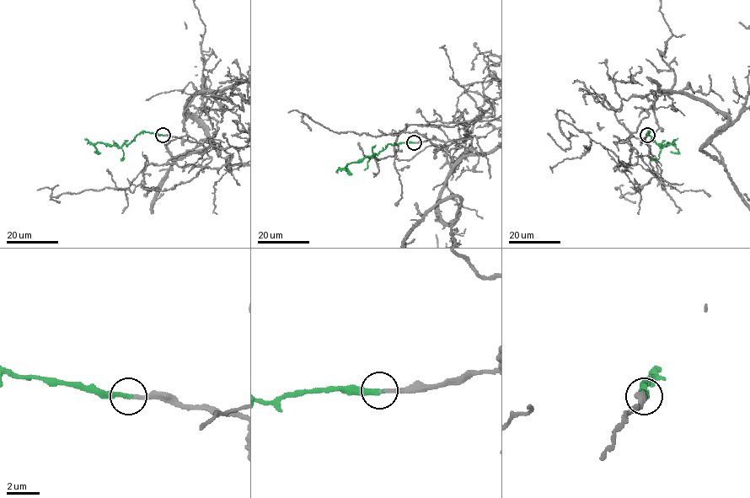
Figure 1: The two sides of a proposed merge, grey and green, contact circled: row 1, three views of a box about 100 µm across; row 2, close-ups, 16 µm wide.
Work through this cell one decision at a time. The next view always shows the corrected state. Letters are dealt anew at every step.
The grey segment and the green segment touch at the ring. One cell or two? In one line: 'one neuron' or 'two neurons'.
one neuron

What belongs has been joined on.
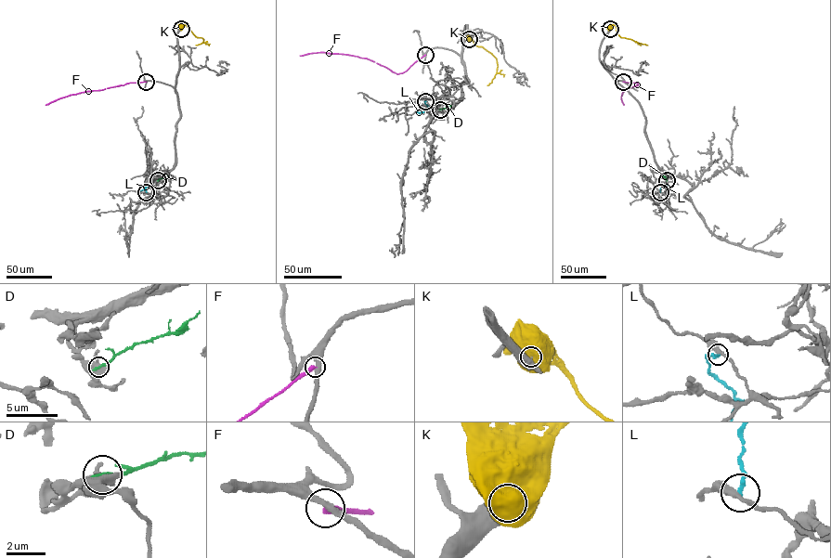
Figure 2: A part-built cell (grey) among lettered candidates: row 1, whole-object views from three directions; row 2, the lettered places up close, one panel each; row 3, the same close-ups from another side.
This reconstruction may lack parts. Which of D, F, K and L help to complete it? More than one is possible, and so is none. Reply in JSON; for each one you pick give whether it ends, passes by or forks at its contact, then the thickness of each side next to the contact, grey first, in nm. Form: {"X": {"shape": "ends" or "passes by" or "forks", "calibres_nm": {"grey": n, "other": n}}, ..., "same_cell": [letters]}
{"same_cell": []}

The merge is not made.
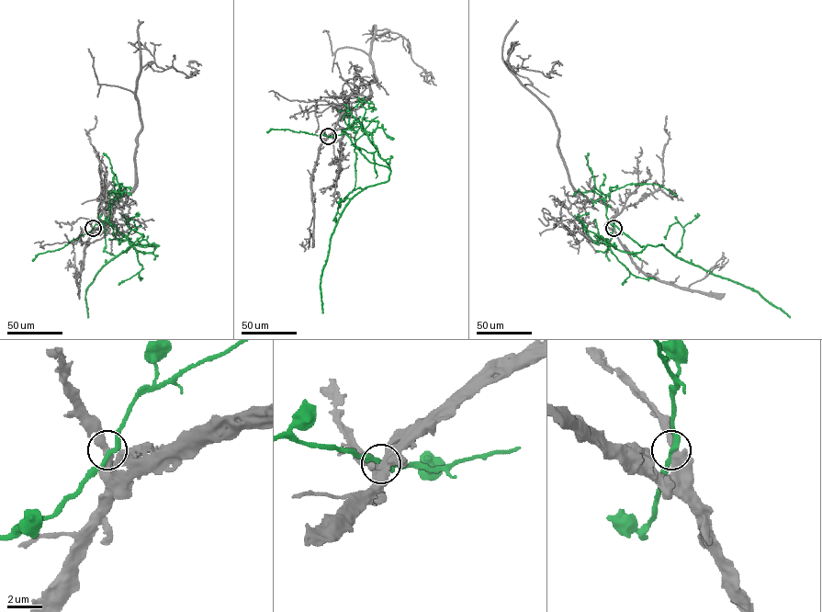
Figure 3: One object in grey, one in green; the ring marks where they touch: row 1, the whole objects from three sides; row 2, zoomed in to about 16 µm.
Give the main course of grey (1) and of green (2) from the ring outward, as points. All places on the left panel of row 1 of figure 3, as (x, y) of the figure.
1: (93, 228), (109, 223), (101, 203), (134, 185), (140, 70), (152, 62), (190, 77), (189, 62), (201, 65)
2: (93, 228), (106, 220), (136, 245), (155, 244), (131, 246), (99, 270), (86, 290), (88, 318)

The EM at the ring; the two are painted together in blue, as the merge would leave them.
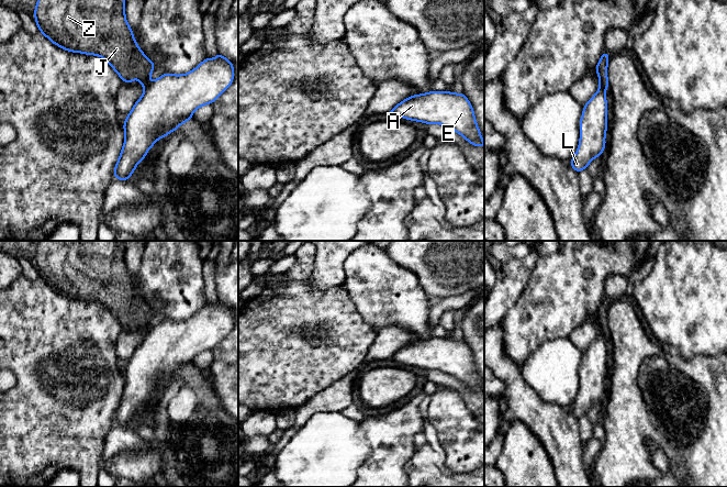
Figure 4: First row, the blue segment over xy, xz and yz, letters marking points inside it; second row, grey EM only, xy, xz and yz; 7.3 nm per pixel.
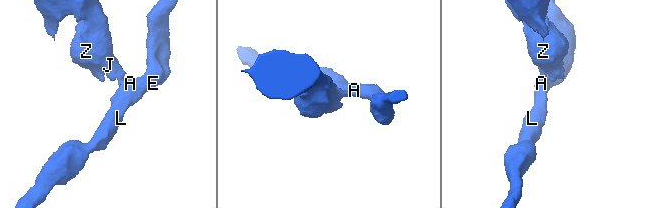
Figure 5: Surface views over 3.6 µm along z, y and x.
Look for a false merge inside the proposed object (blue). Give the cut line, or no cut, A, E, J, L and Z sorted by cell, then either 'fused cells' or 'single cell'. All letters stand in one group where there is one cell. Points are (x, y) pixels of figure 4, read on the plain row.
yz (600, 331), (604, 338) | A E L / J Z | fused cells

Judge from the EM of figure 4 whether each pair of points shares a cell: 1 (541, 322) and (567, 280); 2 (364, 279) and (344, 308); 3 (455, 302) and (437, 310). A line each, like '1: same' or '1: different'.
1: same
2: different
3: same

